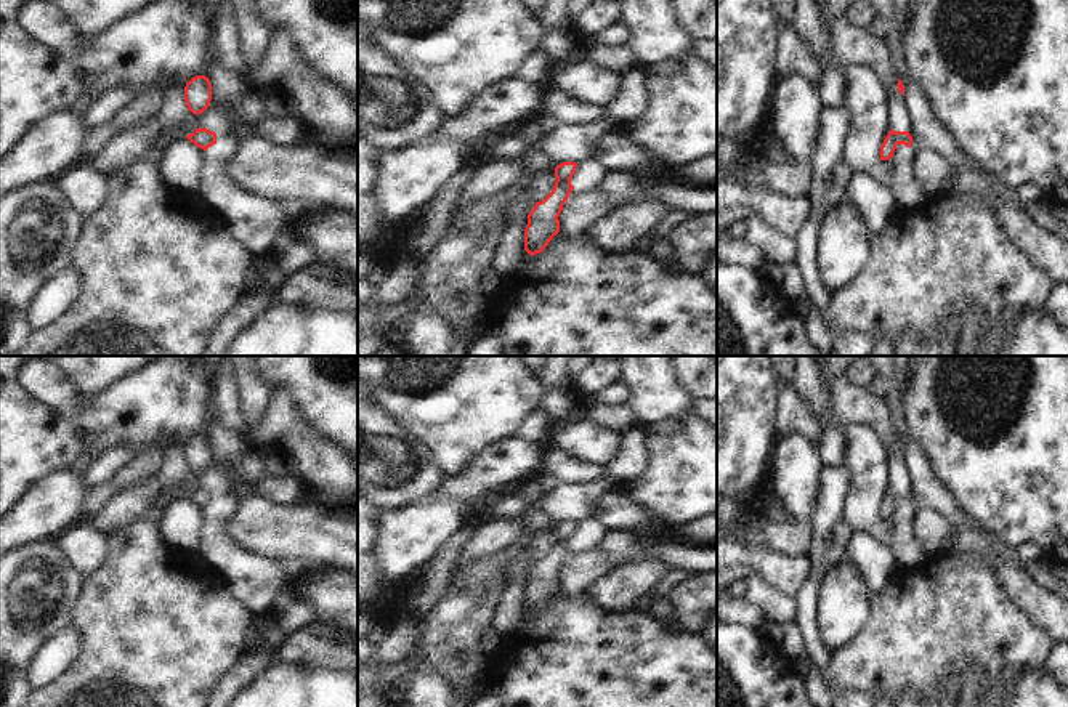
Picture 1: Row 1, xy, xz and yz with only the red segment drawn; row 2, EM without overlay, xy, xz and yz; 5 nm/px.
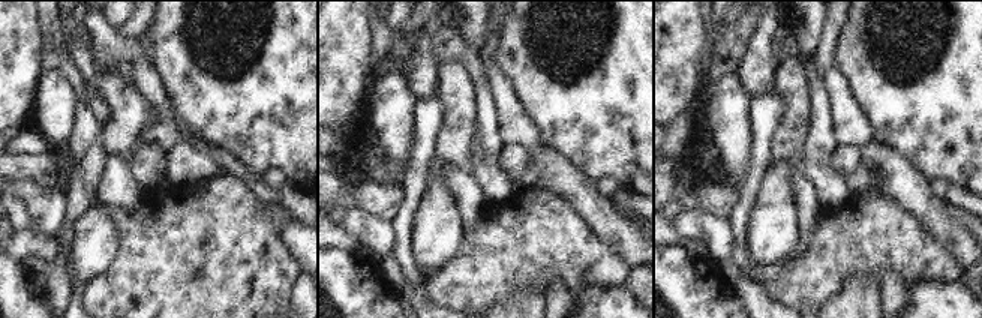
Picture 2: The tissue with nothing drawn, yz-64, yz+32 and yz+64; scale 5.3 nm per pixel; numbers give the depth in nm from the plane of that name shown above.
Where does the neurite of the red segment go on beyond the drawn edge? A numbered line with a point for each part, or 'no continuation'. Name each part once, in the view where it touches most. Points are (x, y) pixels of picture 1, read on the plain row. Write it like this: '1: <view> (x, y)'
no continuation

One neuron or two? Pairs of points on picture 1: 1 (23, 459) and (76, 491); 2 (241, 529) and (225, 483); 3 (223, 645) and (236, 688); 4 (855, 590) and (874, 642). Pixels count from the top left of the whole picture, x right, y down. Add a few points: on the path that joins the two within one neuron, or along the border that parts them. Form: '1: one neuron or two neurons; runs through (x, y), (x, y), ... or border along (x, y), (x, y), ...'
1: two neurons; border along (71, 467), (45, 476), (21, 497)
2: two neurons; border along (239, 507), (228, 521)
3: two neurons; border along (244, 654), (217, 690)
4: two neurons; border along (868, 590), (866, 622), (841, 648)

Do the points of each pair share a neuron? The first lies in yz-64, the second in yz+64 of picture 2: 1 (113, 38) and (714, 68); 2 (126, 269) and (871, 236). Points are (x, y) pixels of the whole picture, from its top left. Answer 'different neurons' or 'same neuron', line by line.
1: different neurons
2: same neuron

